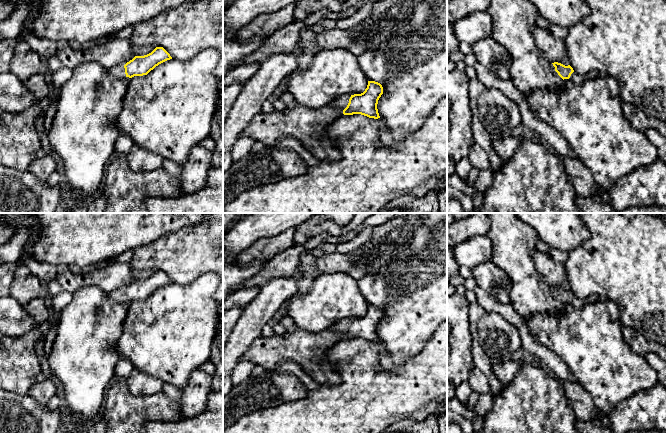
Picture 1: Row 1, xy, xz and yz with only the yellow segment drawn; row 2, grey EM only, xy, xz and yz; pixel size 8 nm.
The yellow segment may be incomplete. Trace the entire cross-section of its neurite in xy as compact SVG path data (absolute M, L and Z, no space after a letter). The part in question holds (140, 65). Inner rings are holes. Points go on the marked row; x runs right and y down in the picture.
M156 47L151 53L144 56L135 56L125 65L118 65L109 69L109 73L117 78L132 78L147 75L159 64L172 59L163 47Z

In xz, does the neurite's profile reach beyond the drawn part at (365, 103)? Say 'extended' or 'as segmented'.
extended

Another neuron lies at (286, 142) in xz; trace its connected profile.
M292 136L281 137L274 149L295 151L307 166L317 166L319 164L319 160L312 152L305 149L301 143Z

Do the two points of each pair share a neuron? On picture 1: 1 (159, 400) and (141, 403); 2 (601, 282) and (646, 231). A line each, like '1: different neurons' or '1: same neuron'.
1: same neuron
2: same neuron

